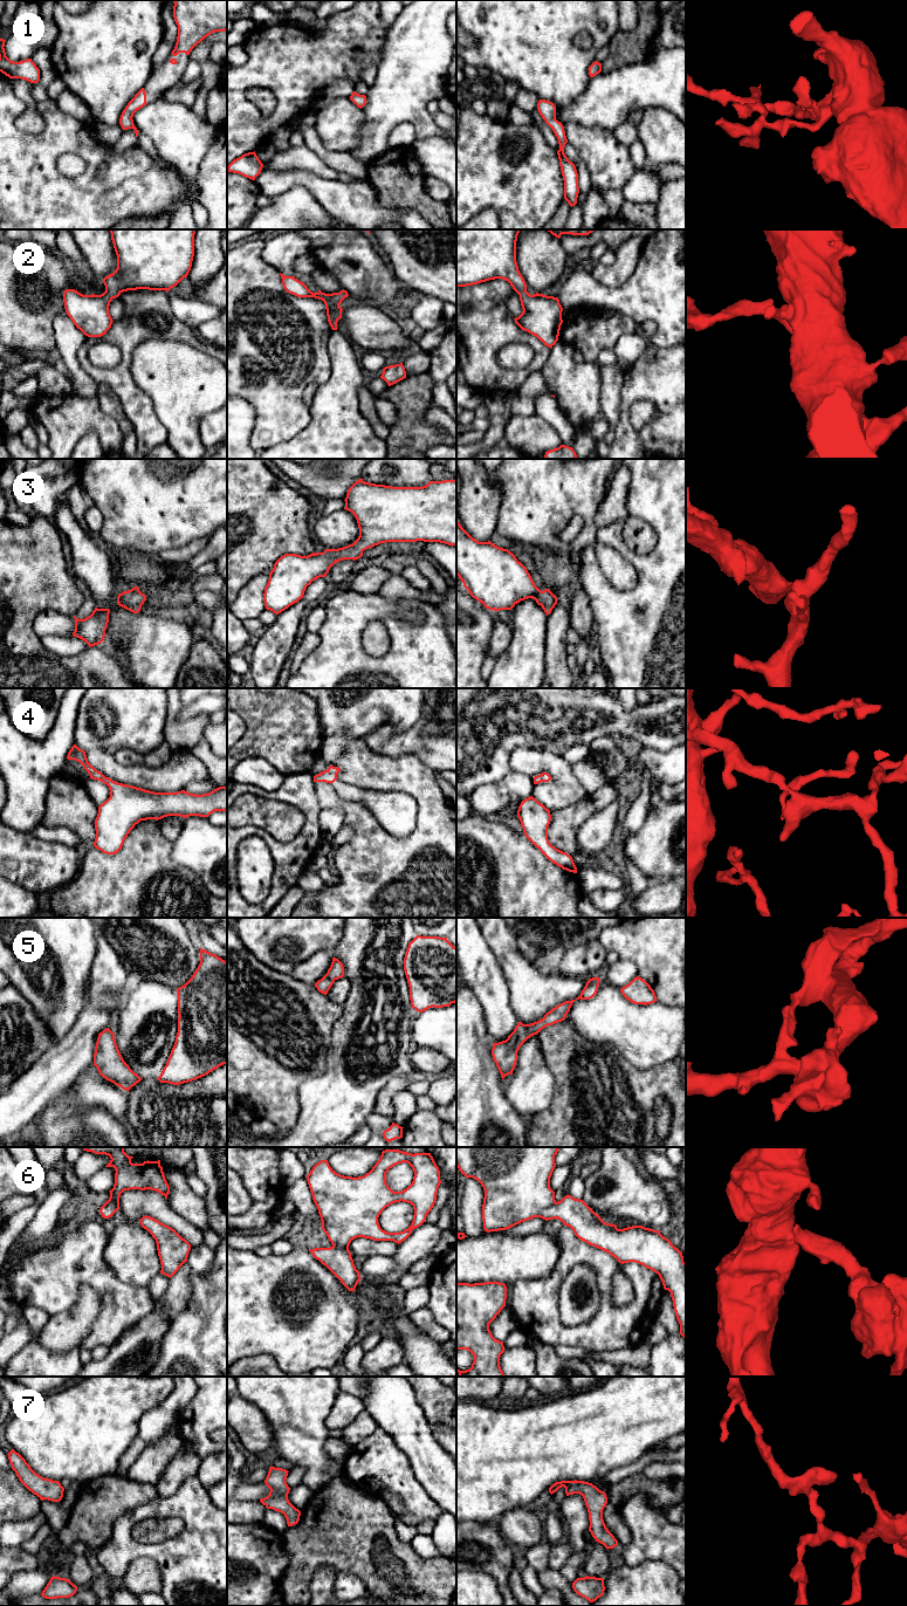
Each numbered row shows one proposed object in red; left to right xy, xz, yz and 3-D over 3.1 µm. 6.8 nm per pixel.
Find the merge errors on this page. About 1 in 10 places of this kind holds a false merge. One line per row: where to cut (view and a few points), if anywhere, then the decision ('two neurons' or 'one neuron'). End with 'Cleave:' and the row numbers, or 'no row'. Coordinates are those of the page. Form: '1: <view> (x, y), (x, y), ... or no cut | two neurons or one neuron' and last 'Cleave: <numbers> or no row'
1: no cut | one neuron
2: no cut | one neuron
3: no cut | one neuron
4: no cut | one neuron
5: no cut | one neuron
6: no cut | one neuron
7: no cut | one neuron
Cleave: no row

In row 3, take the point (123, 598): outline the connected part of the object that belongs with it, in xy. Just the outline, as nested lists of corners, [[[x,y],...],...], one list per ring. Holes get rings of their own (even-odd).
[[[138,586],[124,591],[117,597],[118,605],[133,613],[138,613],[140,611],[145,600],[146,596],[139,591]]]

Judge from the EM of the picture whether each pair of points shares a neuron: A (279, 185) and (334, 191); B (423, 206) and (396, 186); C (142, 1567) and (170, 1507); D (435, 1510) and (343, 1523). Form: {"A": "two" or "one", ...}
{"A": "one", "B": "one", "C": "two", "D": "two"}

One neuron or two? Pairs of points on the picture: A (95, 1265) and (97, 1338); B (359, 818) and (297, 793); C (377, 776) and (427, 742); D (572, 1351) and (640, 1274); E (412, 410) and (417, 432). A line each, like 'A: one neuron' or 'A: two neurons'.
A: one neuron
B: two neurons
C: two neurons
D: two neurons
E: one neuron

